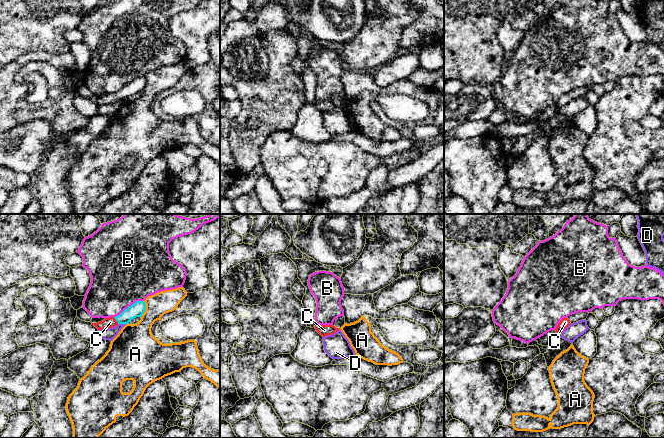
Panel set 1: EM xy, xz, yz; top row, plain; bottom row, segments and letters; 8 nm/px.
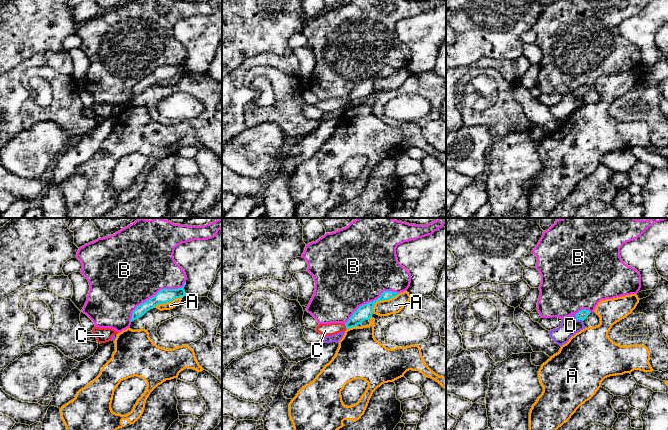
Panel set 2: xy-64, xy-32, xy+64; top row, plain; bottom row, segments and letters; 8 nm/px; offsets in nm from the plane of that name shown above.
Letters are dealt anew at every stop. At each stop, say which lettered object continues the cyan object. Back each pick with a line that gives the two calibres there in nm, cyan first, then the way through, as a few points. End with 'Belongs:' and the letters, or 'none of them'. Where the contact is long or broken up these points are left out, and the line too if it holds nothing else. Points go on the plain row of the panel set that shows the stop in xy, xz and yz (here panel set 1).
C: calibres 120 and 80 nm; way xy (137, 85), (124, 94), (115, 95), (110, 98)
Belongs: C

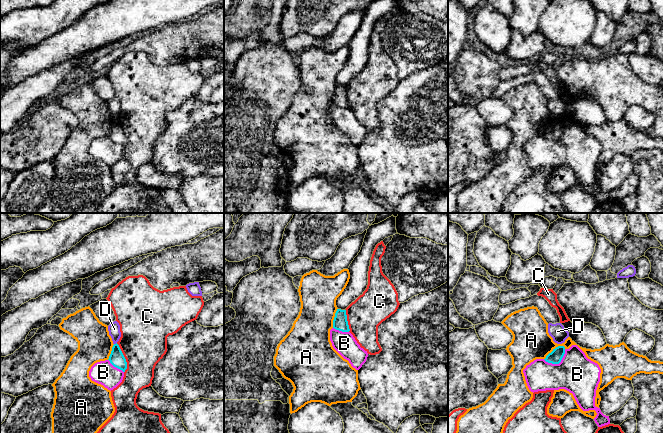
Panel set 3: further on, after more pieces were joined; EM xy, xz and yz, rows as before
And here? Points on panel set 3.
Belongs: none of them

